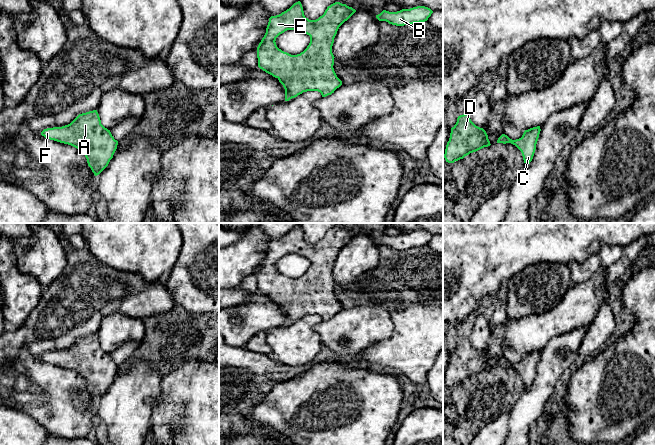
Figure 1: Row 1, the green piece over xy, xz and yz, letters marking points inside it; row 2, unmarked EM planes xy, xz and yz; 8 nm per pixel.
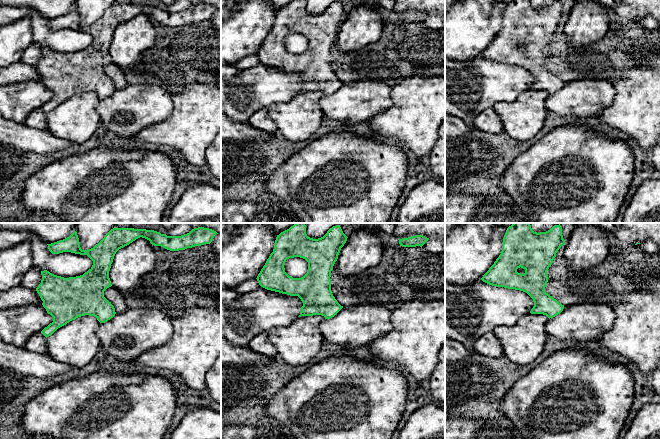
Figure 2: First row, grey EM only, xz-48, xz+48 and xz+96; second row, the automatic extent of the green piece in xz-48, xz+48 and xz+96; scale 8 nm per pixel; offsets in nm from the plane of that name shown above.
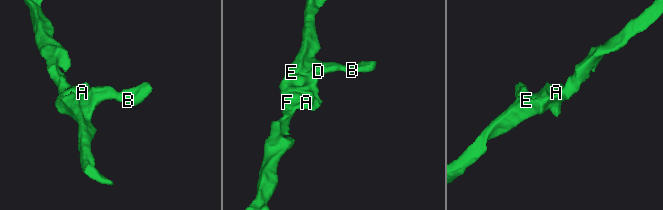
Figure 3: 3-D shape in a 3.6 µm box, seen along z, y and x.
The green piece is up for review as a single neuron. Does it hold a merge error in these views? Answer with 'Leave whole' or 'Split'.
Leave whole

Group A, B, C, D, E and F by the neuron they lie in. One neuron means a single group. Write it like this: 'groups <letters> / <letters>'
groups A B C D E F

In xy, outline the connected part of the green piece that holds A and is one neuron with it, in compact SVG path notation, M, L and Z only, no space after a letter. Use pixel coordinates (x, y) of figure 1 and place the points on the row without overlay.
M97 334L79 338L68 349L44 353L41 359L81 375L95 400L108 390L118 369L110 354L101 348Z

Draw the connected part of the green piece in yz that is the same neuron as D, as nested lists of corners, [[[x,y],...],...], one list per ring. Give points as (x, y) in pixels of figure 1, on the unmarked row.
[[[463,338],[458,340],[456,348],[451,352],[444,382],[446,386],[454,387],[490,369],[486,355],[476,350],[468,338]]]

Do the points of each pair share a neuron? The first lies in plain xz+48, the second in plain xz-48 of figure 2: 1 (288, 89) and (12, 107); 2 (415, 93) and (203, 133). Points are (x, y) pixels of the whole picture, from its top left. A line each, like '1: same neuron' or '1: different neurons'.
1: same neuron
2: same neuron

